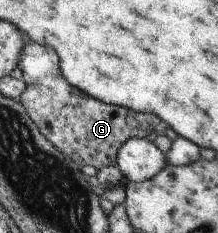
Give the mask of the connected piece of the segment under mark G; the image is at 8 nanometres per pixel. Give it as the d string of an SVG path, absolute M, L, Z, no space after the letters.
M27 42L19 67L23 72L23 80L27 87L25 92L21 94L20 102L28 111L29 118L37 123L38 130L62 154L68 156L79 167L88 165L94 166L96 169L102 169L103 167L114 166L117 164L117 157L120 155L121 149L124 148L125 143L130 138L145 138L152 130L162 126L160 118L154 116L154 114L142 114L126 107L111 105L82 92L82 90L78 90L78 88L74 88L62 76L58 56L48 46Z

